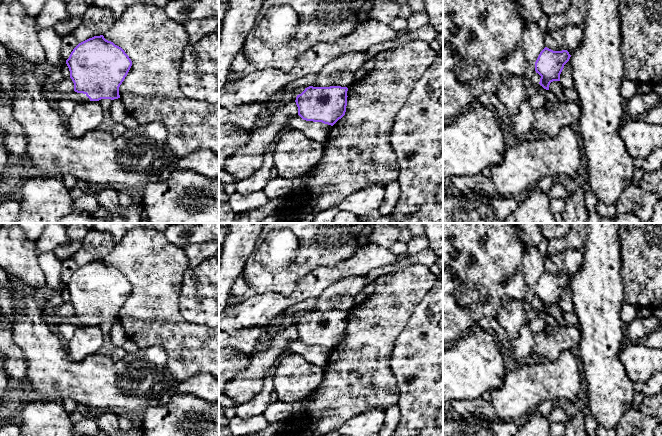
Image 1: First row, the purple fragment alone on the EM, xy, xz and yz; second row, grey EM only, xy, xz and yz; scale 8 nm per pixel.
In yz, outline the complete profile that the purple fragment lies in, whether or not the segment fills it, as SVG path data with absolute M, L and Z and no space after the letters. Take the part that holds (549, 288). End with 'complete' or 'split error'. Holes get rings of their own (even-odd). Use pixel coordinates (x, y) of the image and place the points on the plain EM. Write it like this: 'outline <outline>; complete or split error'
outline M545 271L535 286L535 295L541 302L539 308L546 314L553 305L560 305L560 298L571 279L567 274L553 275Z; complete

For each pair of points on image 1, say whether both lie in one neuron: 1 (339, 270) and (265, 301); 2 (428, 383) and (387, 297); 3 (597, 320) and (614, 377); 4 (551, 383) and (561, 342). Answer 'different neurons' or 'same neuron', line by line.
1: same neuron
2: different neurons
3: same neuron
4: different neurons

